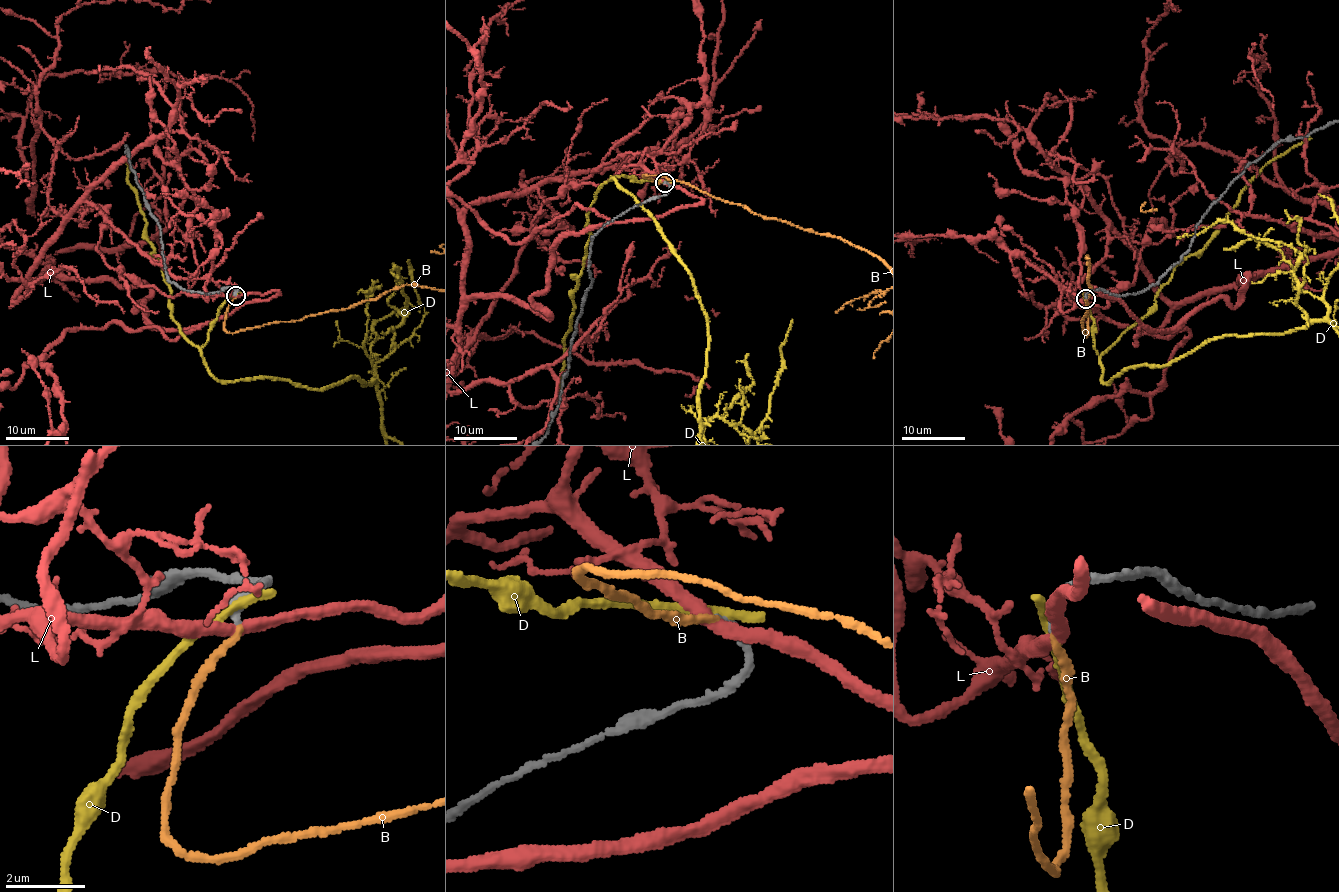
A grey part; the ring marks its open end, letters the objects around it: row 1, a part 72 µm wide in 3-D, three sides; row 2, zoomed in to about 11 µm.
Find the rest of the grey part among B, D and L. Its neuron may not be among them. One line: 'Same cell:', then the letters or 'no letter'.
Same cell: B

